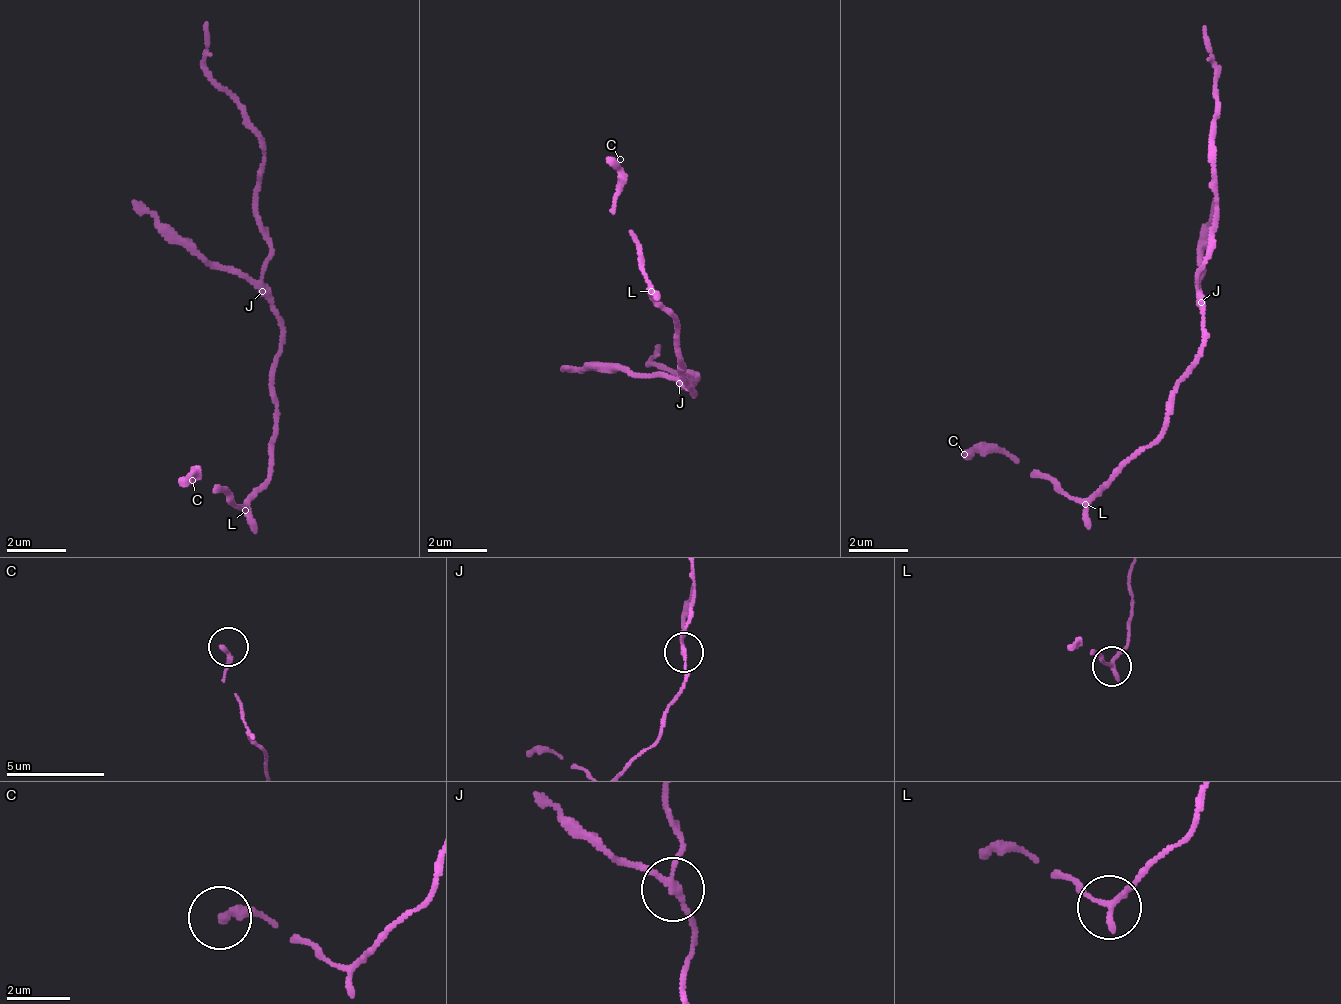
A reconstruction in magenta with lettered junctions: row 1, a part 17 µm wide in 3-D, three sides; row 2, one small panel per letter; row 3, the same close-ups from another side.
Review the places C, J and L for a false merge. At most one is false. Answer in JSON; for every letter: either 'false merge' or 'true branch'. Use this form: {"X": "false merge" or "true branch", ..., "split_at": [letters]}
{"C": "true branch", "J": "false merge", "L": "true branch", "split_at": ["J"]}

